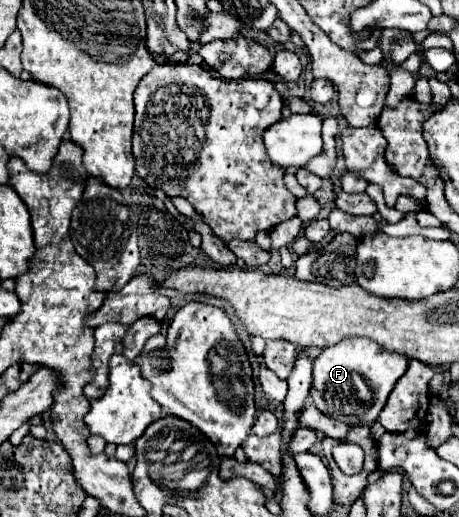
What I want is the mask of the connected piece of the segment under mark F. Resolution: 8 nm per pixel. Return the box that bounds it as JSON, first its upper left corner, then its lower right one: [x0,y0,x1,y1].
[310,338,408,424]

